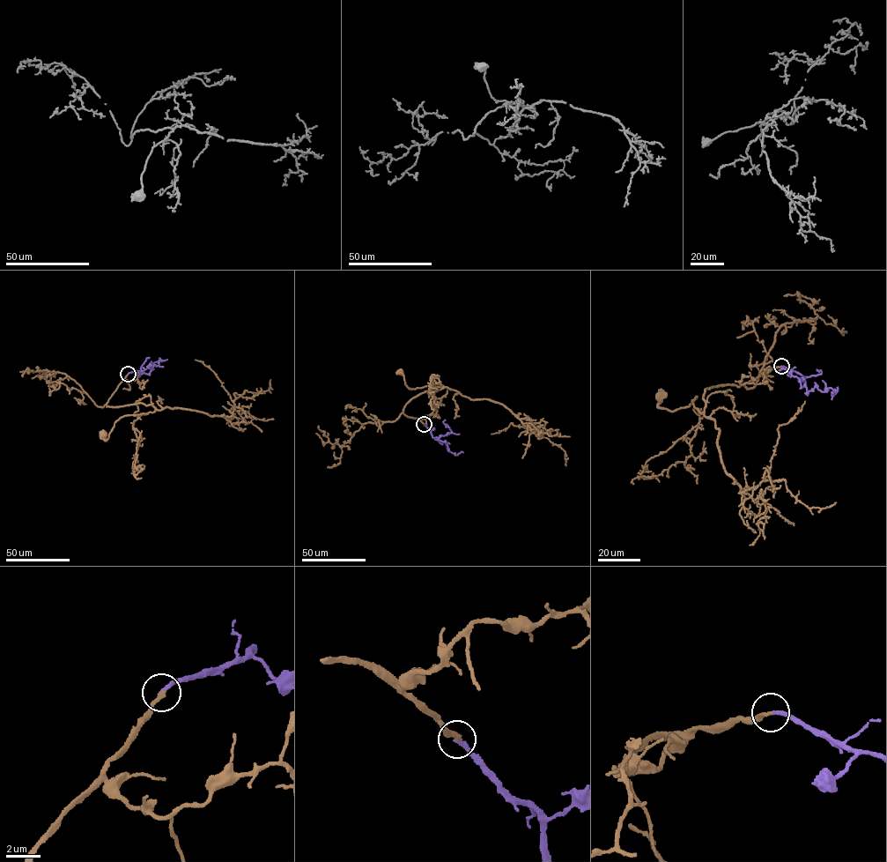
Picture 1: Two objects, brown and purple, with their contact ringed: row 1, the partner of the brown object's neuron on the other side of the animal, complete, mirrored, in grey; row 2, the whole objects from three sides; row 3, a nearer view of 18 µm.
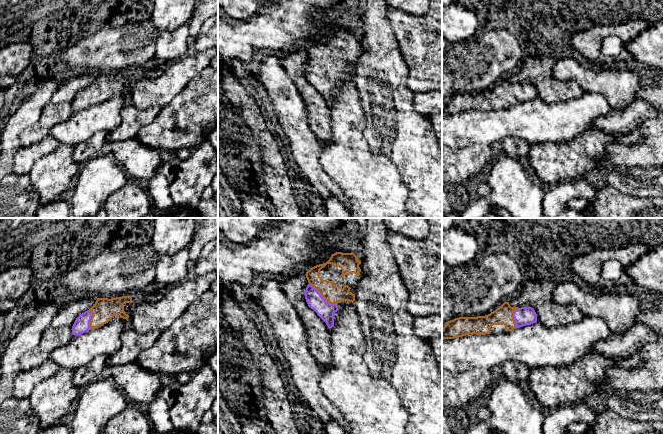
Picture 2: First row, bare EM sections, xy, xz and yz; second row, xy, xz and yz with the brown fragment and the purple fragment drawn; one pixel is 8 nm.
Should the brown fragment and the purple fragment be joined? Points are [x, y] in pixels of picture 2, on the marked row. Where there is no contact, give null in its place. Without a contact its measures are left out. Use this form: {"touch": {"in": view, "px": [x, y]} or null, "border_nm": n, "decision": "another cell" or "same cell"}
{"touch": {"in": "xz", "px": [322, 296]}, "border_nm": 280, "decision": "same cell"}

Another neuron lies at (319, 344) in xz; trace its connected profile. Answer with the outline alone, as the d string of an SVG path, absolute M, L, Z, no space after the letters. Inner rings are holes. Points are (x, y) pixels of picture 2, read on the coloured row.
M299 272L279 285L307 331L310 353L322 366L330 366L332 356L329 328L306 302L304 292L308 284L306 275Z

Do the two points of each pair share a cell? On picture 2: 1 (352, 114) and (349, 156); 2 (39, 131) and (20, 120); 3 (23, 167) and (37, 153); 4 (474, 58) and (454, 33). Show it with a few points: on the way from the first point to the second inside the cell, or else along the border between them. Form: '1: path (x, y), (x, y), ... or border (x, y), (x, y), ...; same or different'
1: path (348, 124), (348, 146); same
2: border (44, 107), (41, 116), (21, 132), (20, 146); different
3: path (26, 164), (34, 156); same
4: border (474, 33), (467, 38), (452, 43); different

